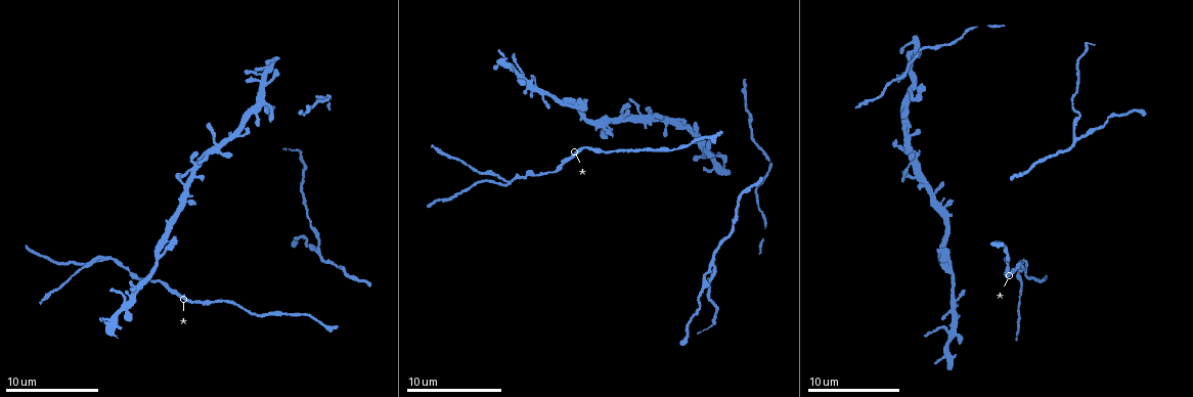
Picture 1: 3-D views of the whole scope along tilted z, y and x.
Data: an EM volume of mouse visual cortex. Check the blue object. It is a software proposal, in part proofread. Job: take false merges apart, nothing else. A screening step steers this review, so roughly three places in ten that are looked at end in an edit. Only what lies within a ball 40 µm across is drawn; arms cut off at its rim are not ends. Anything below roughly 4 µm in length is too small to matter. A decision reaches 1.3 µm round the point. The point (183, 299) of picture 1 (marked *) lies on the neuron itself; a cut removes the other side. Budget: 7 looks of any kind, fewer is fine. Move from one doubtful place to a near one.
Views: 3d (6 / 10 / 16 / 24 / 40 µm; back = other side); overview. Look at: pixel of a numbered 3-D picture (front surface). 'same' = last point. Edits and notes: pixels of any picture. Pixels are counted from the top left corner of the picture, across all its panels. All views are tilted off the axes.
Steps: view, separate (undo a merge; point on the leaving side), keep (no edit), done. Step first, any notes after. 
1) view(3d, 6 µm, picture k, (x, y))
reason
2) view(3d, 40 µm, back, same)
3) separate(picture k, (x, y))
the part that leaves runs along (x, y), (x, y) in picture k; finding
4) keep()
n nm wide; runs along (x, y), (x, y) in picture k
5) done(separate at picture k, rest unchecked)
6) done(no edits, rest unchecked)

view(3d, 6 µm, picture 1, (565, 160))

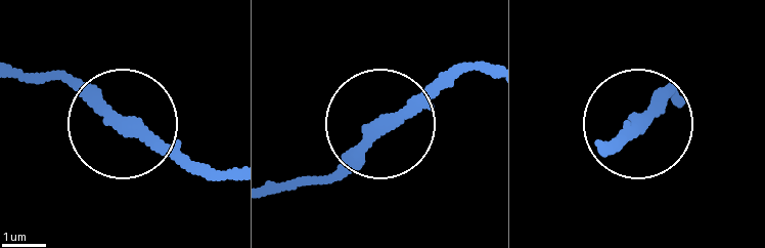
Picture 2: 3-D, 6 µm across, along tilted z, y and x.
keep()
280 nm wide; runs along (171, 161), (54, 74) in picture 2; continuous, no second neuron

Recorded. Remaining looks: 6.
view(3d, 16 µm, picture 1, (501, 181))
three-way junction

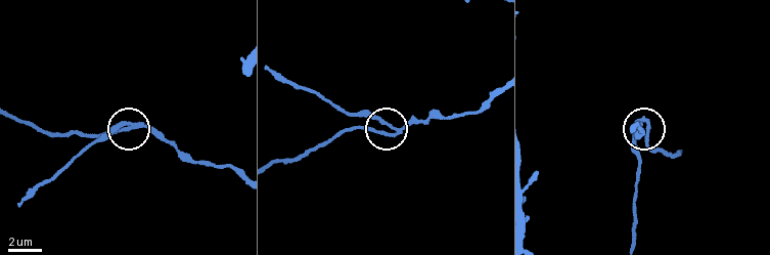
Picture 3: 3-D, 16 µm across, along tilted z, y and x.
view(3d, 16 µm, back, picture 3, (128, 124))

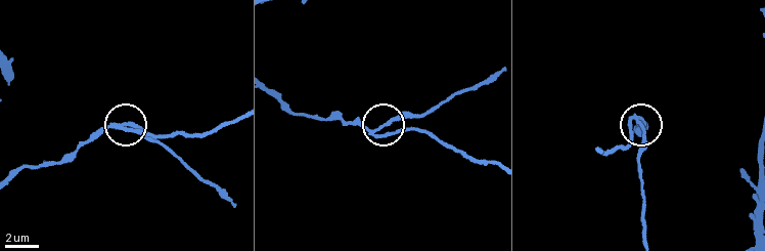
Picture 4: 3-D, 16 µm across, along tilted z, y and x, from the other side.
separate(picture 4, (395, 119))
210 nm wide; the part that leaves runs along (375, 131), (392, 121), (423, 114), (491, 76) in picture 4; a second neuron is stuck on

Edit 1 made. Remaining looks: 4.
view(3d, 10 µm, picture 1, (914, 88))
four arms meet

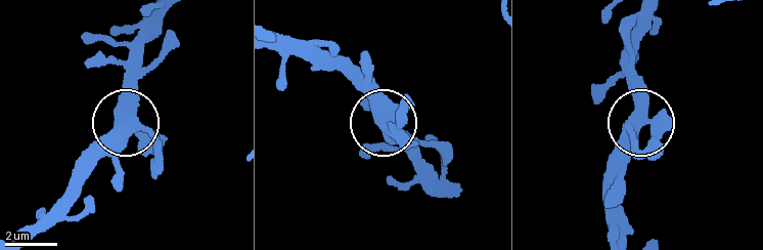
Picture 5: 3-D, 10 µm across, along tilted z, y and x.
view(3d, 6 µm, picture 5, (642, 114))

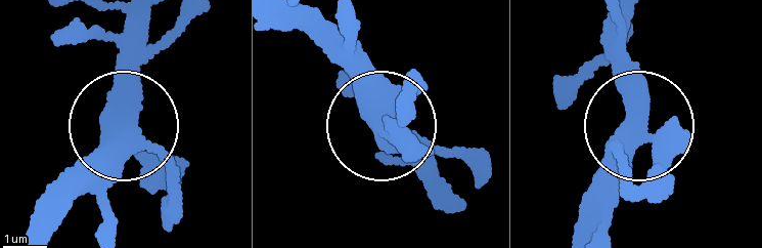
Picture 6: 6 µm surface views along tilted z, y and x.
keep()
side arm 7 µm; runs along (43, 231), (118, 111), (125, 22) in picture 6; all the same neuron

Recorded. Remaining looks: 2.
done(separate at picture 4, rest unchecked)

